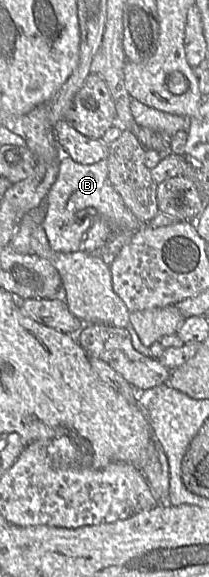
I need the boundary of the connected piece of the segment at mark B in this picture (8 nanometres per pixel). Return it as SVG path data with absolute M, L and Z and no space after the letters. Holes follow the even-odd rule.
M63 154L59 161L57 178L45 202L46 216L41 226L51 248L58 252L84 251L96 254L115 232L135 233L147 225L127 209L120 195L111 186L108 180L107 158L92 165L83 165ZM88 208L94 208L100 219L92 219L91 227L83 233L83 219L80 217L83 217L83 212Z

